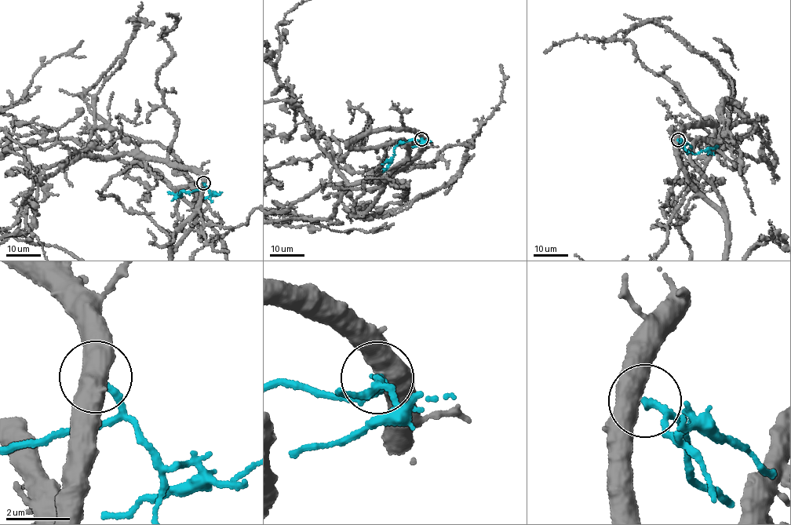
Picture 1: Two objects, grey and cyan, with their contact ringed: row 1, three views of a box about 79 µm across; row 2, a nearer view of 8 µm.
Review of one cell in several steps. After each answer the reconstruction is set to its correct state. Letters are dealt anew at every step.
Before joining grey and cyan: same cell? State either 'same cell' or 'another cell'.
another cell

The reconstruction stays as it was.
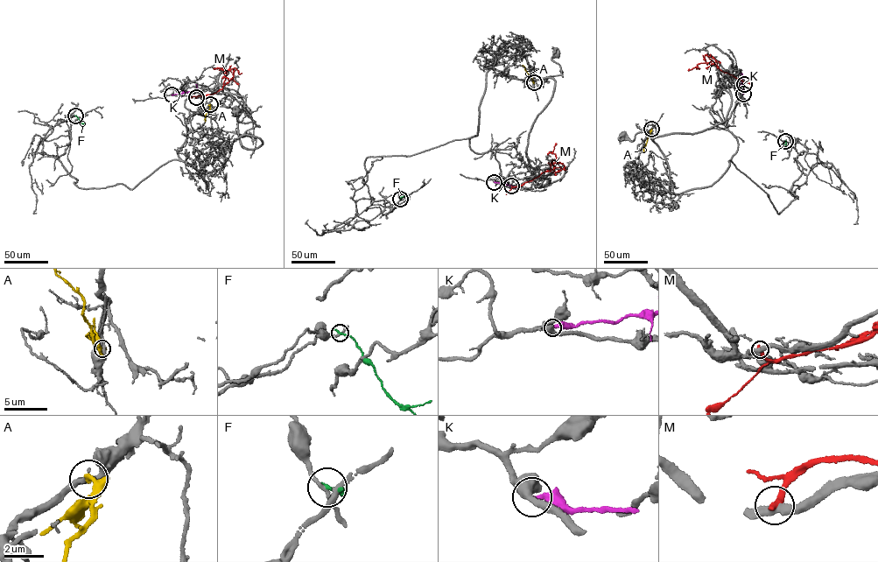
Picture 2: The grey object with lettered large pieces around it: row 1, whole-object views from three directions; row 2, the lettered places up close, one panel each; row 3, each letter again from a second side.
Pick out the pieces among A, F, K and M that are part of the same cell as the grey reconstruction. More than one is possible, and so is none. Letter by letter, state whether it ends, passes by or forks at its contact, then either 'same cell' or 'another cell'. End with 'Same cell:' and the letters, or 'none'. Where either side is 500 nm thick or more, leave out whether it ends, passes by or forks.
A: it ends there; same cell
F: it ends there; another cell
K: another cell
M: it ends there; another cell
Same cell: A

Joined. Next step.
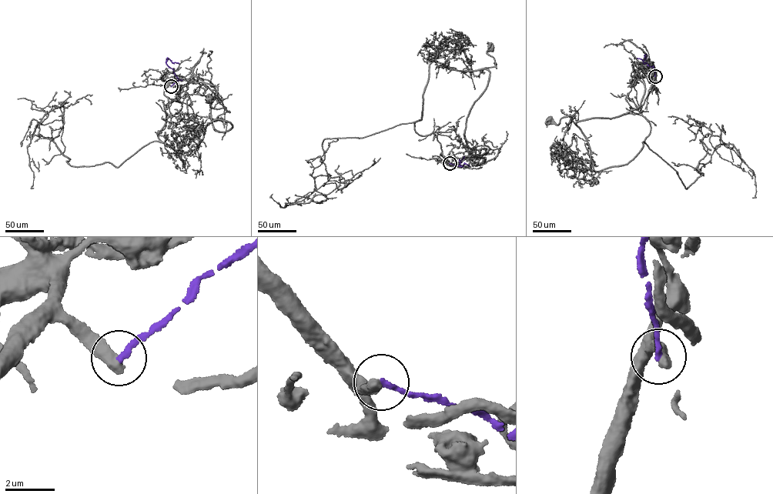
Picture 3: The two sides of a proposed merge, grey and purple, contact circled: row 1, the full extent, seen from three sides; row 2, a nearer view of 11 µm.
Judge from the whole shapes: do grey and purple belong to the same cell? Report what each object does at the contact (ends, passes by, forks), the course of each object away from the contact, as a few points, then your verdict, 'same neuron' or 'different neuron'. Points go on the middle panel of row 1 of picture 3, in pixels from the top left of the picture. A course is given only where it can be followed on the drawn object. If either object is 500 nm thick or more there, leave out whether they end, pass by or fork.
grey ends there; purple ends there; grey runs (450, 163), (467, 165), (489, 149), (469, 147), (463, 135), (487, 83), (481, 68), (495, 66), (491, 49); purple runs (450, 163), (459, 166), (461, 162), (459, 159), (461, 167), (464, 163), (469, 166); different neuron

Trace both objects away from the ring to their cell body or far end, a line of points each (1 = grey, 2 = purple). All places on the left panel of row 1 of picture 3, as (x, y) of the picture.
1: (171, 86), (162, 76), (216, 87), (212, 124), (229, 130), (216, 118), (228, 111), (211, 98)
2: (171, 86), (179, 80), (173, 69), (166, 64), (166, 59), (179, 64)

